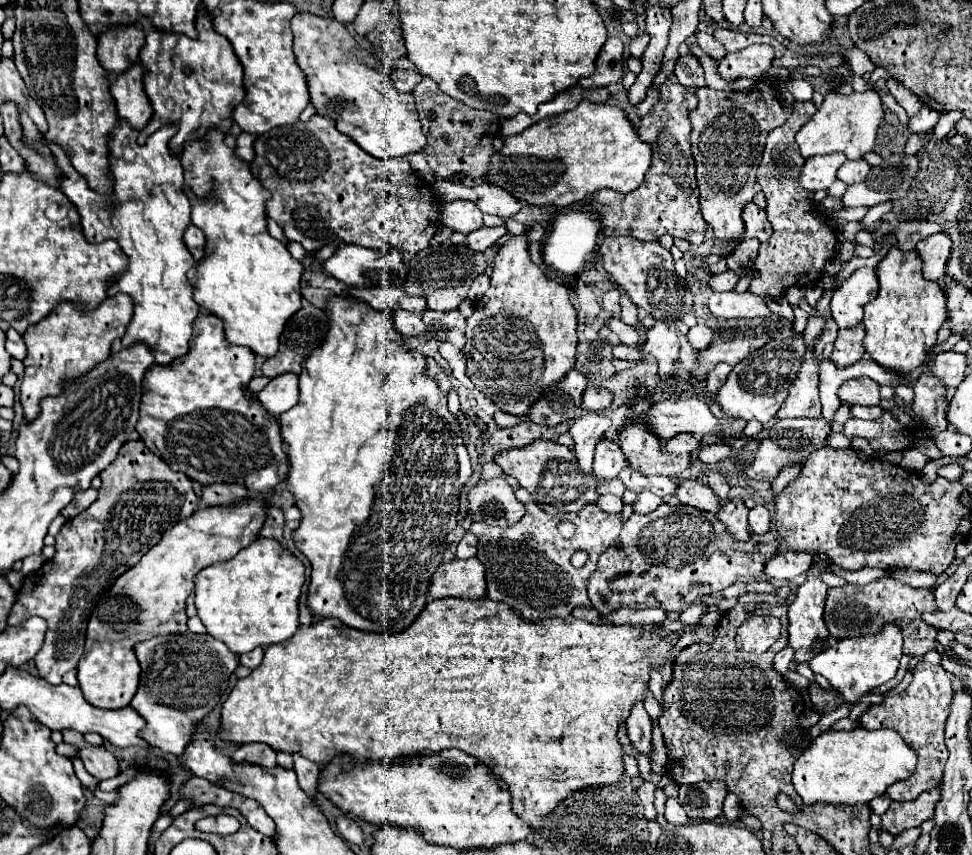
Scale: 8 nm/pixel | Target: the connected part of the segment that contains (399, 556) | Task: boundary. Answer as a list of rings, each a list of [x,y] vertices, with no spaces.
[[[335,295],[327,299],[327,321],[329,331],[325,335],[325,341],[311,351],[311,355],[303,361],[303,371],[299,375],[299,403],[279,415],[281,421],[281,437],[287,445],[287,457],[291,463],[291,471],[287,477],[287,487],[295,497],[295,505],[301,509],[301,525],[293,531],[295,547],[311,561],[311,583],[307,593],[307,607],[313,617],[327,619],[337,617],[347,627],[369,631],[377,635],[397,635],[403,633],[423,611],[427,603],[427,593],[431,585],[431,577],[437,571],[437,567],[443,563],[443,551],[447,547],[447,535],[457,525],[457,513],[459,513],[459,495],[461,489],[471,479],[471,461],[469,453],[463,443],[463,431],[457,415],[453,415],[447,409],[447,397],[441,395],[437,383],[425,375],[427,361],[425,357],[415,351],[401,345],[403,335],[395,331],[393,313],[391,311],[379,311],[371,305],[363,303],[361,299],[355,299],[351,295]]]

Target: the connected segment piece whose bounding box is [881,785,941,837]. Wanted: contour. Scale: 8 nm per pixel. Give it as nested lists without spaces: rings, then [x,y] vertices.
[[[941,785],[937,791],[925,791],[915,801],[891,803],[891,807],[881,815],[881,829],[897,837],[901,831],[909,827],[919,827],[923,821],[933,817],[939,799],[941,799]]]

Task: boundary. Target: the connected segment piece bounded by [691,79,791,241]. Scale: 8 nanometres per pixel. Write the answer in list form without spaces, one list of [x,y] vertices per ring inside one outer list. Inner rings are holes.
[[[759,79],[749,93],[697,89],[699,105],[691,113],[691,147],[697,163],[697,187],[703,219],[713,229],[715,239],[739,241],[745,225],[741,219],[743,207],[755,197],[755,171],[765,149],[765,137],[771,129],[783,125],[791,107],[781,107],[775,81]]]

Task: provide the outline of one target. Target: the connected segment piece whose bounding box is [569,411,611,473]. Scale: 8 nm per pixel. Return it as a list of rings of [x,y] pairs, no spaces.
[[[583,411],[581,417],[575,419],[575,423],[569,429],[569,433],[575,441],[577,461],[587,473],[591,473],[595,445],[609,427],[611,427],[611,419],[607,419],[605,415],[593,413],[593,411]]]

